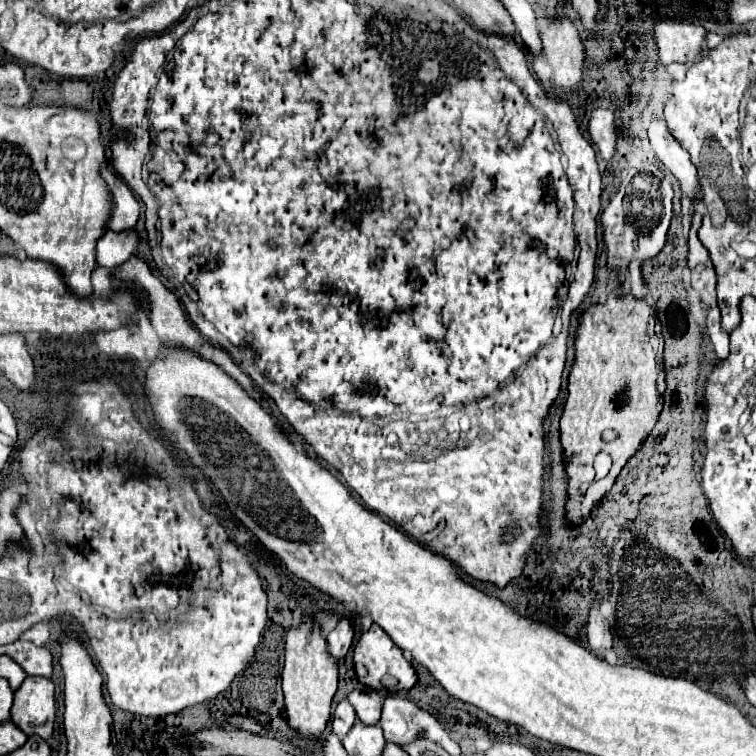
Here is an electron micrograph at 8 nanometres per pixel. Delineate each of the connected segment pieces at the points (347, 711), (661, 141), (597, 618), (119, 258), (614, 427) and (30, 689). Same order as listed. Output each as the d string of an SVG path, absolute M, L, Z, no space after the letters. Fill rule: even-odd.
M343 699L343 701L337 705L335 715L333 715L333 733L335 733L339 739L343 739L343 737L349 733L349 729L355 725L355 721L357 721L355 709L349 705L347 699Z
M653 121L647 131L653 153L657 155L661 165L675 175L675 179L681 185L681 197L689 199L693 209L701 201L701 185L697 169L689 161L689 153L685 153L685 149L673 139L665 121Z
M593 603L589 621L587 621L587 641L591 651L603 659L605 651L613 647L613 635L609 631L609 621L599 613L599 603Z
M105 229L103 237L97 241L97 263L115 269L137 253L137 243L139 237L133 229L127 229L125 233L113 233L111 229Z
M609 293L607 303L589 307L579 323L575 339L577 355L561 417L561 445L563 457L567 457L563 463L567 489L565 519L569 525L579 517L589 519L593 509L611 491L623 465L639 451L657 423L663 407L661 395L665 391L663 337L653 307L633 299L633 295ZM651 319L655 319L653 331L647 329ZM603 449L611 455L613 465L607 477L597 479L593 463L595 455Z
M25 677L23 685L15 691L15 701L11 707L13 723L27 735L39 735L49 739L55 729L55 689L53 681L47 677Z

